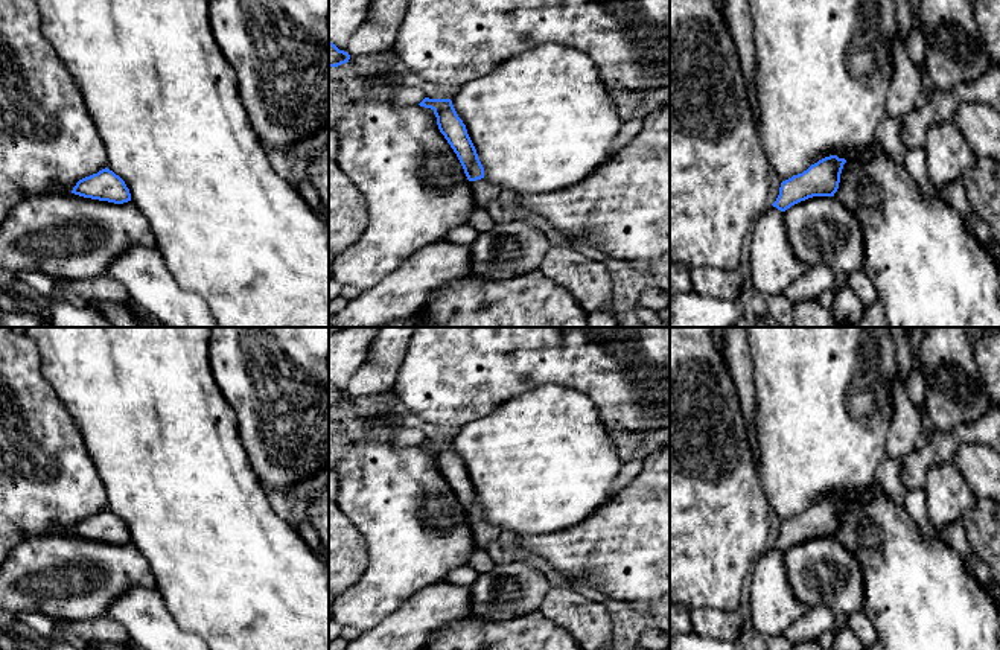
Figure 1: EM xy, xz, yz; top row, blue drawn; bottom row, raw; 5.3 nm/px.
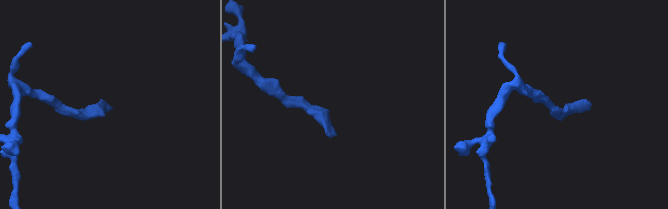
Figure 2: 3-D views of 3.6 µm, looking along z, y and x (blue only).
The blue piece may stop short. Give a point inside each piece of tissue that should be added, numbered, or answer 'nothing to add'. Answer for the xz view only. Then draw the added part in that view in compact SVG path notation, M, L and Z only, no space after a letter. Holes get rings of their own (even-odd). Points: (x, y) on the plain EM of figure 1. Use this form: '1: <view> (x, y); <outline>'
1: xz (483, 532); M487 519L469 522L476 548L484 548L501 536L501 530L492 525Z

